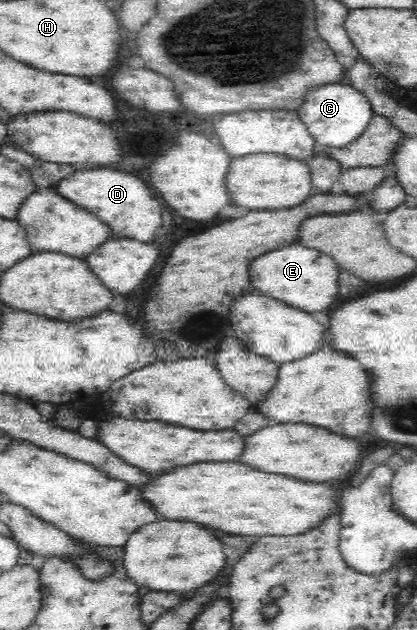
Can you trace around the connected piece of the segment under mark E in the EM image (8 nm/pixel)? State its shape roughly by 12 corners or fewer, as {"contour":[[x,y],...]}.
{"contour":[[294,241],[255,257],[249,283],[310,314],[335,303],[330,255]]}

